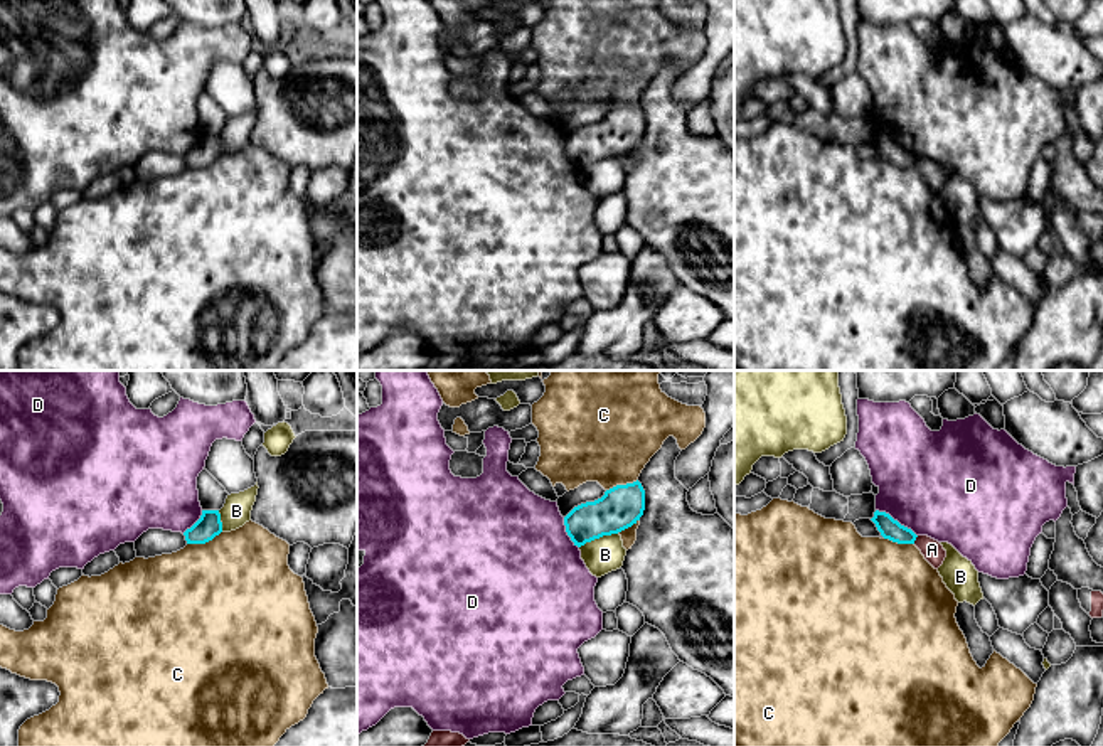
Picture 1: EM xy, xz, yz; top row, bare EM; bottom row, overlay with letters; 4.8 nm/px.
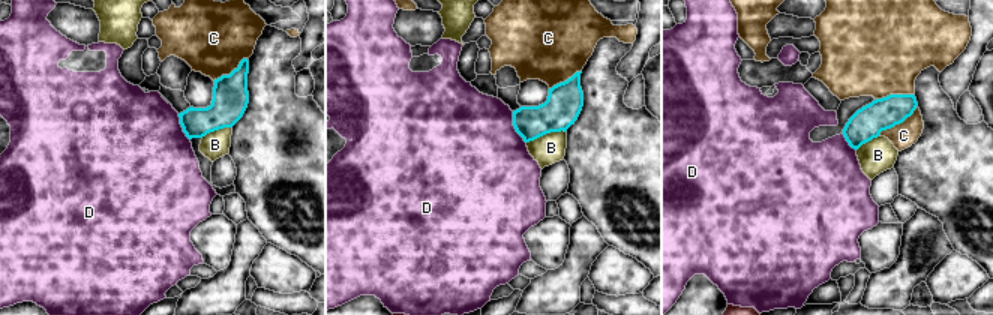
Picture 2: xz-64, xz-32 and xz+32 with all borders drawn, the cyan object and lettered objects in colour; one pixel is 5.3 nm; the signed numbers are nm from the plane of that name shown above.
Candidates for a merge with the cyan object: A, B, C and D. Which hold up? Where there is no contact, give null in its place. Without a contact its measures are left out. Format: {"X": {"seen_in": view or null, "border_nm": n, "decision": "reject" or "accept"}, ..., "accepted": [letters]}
{"A": {"seen_in": "yz", "border_nm": 50, "decision": "reject"}, "B": {"seen_in": "xz", "border_nm": 200, "decision": "reject"}, "C": {"seen_in": "xy", "border_nm": 180, "decision": "reject"}, "D": {"seen_in": "yz", "border_nm": 240, "decision": "reject"}, "accepted": []}

